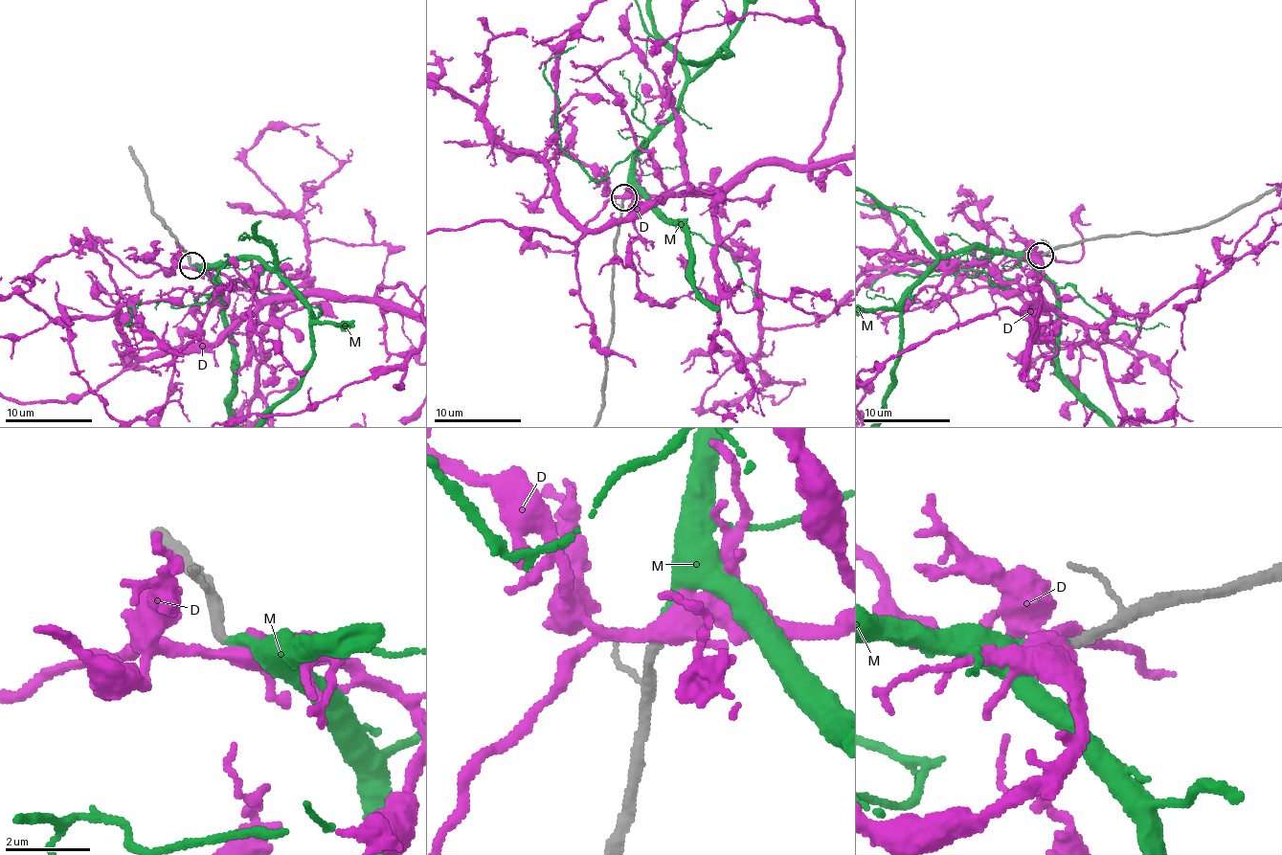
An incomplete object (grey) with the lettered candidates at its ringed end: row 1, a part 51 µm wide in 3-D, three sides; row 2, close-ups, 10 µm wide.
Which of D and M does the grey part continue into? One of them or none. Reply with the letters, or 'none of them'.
M

